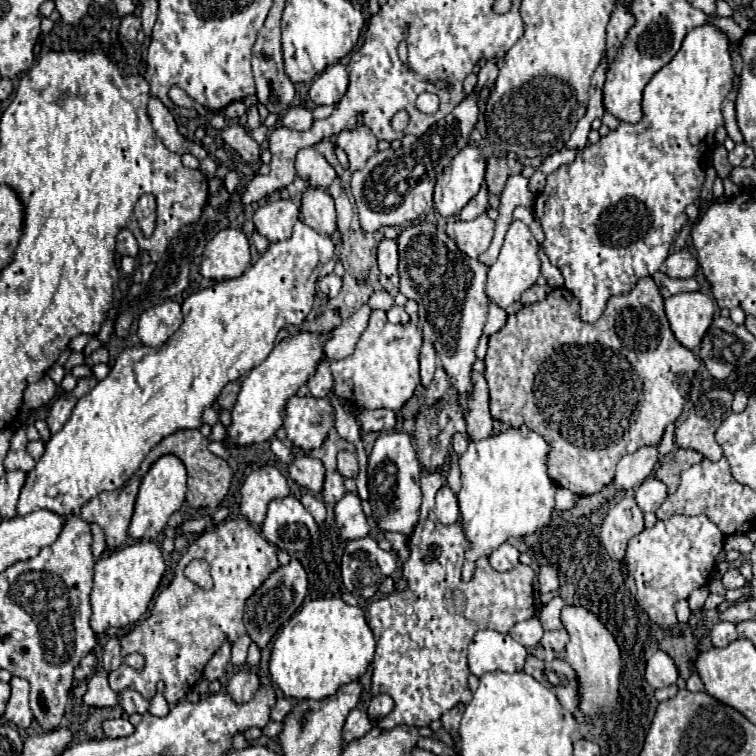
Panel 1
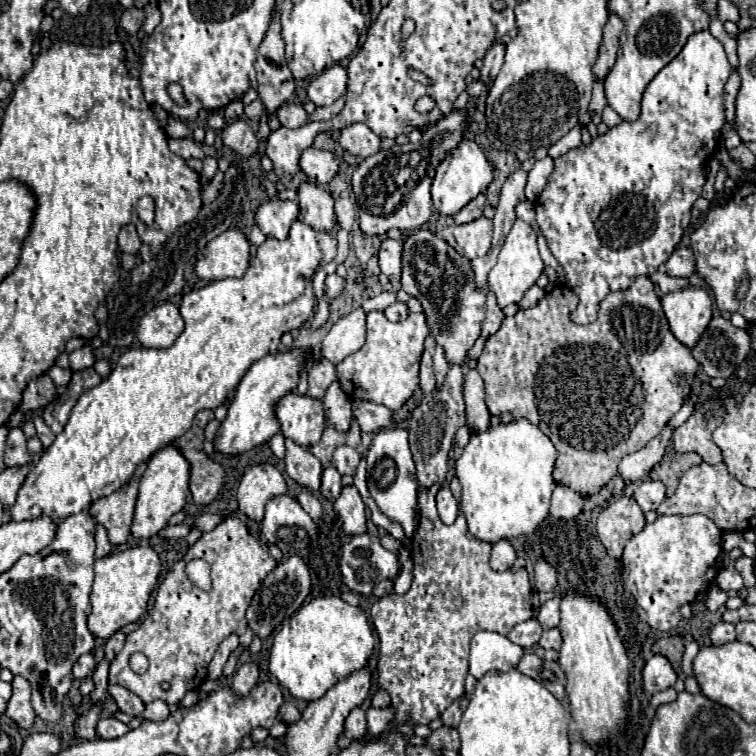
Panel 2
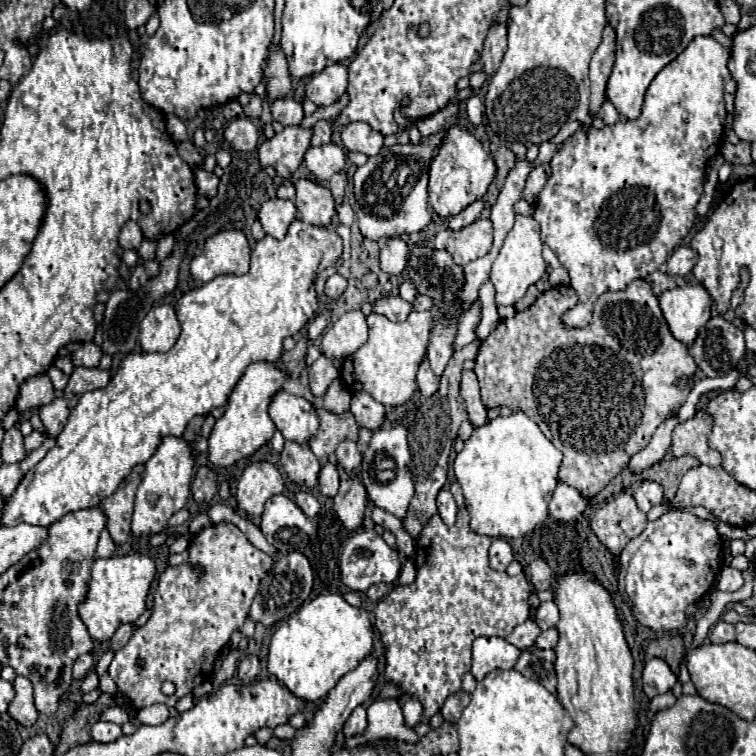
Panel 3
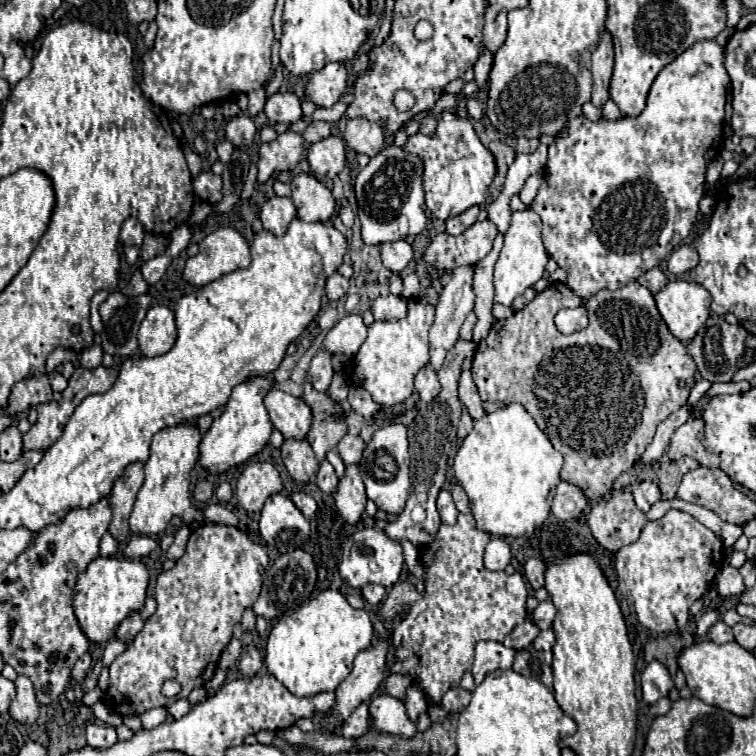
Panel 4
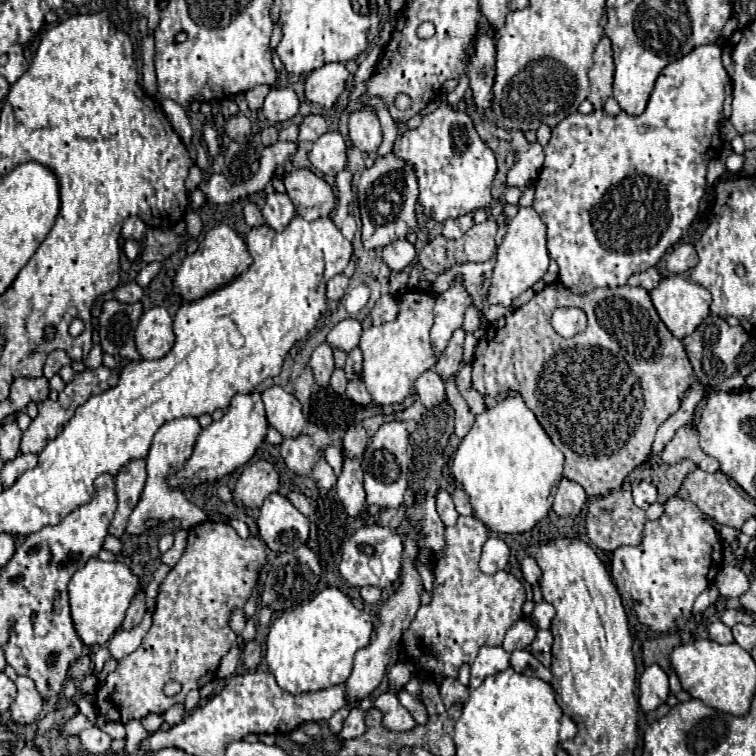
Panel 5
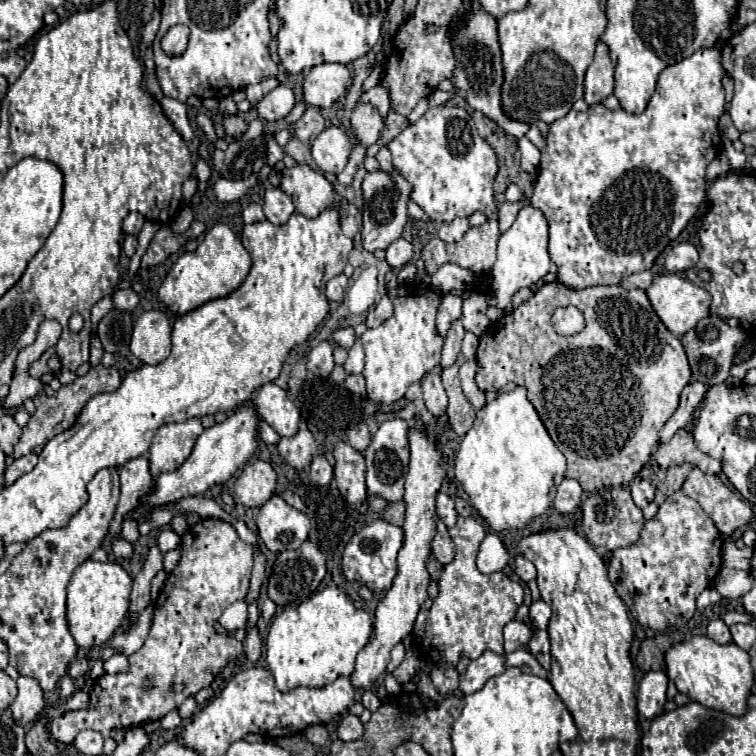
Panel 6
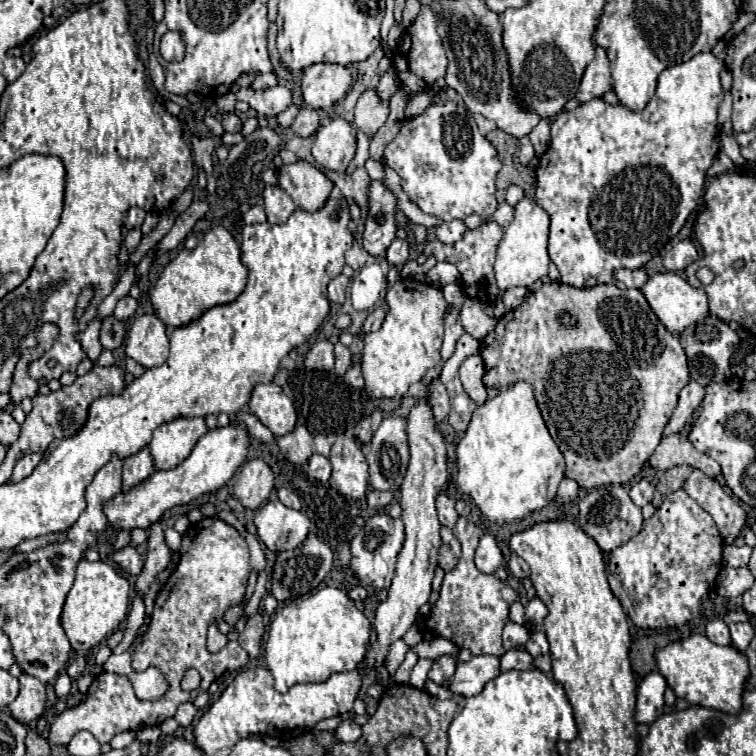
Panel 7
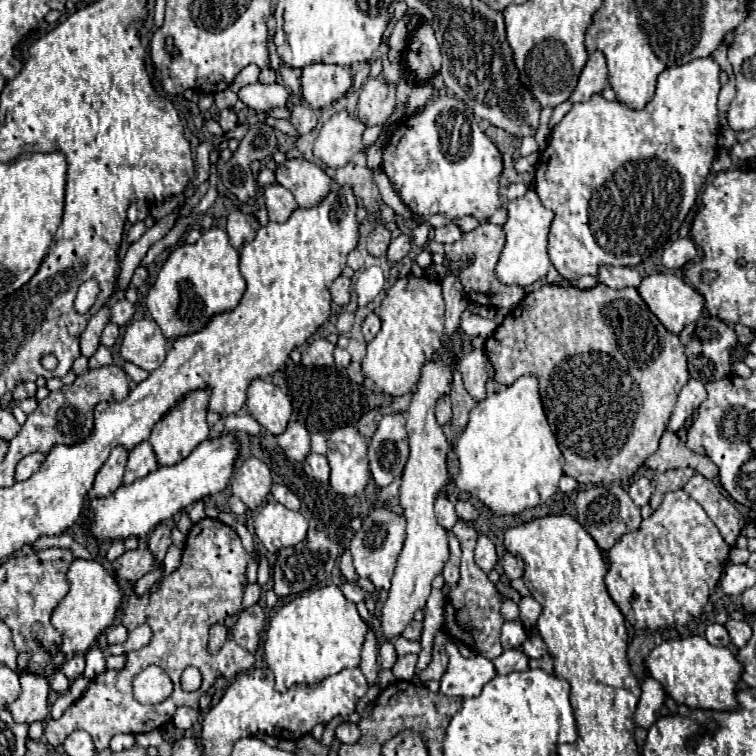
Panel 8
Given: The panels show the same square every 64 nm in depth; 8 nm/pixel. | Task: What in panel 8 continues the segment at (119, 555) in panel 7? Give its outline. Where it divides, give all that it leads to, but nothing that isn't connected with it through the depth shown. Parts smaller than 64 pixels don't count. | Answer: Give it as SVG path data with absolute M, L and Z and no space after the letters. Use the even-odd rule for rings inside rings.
M126 550L122 556L118 556L112 562L112 568L116 570L116 576L122 580L136 582L144 574L154 570L154 558L150 550Z

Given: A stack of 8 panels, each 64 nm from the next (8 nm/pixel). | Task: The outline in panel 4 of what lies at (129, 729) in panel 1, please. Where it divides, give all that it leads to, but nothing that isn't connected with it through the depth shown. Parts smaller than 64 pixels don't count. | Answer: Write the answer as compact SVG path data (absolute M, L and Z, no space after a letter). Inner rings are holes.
M90 724L86 728L86 740L88 740L88 746L92 748L110 748L112 744L118 742L116 738L116 728L114 726L96 726L96 724Z

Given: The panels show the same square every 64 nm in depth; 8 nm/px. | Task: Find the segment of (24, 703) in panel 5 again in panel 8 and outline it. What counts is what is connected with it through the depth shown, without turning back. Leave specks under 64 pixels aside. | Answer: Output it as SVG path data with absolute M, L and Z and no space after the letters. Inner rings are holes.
M30 672L20 674L22 694L8 706L10 714L20 724L32 724L36 720L44 720L48 716L48 682Z

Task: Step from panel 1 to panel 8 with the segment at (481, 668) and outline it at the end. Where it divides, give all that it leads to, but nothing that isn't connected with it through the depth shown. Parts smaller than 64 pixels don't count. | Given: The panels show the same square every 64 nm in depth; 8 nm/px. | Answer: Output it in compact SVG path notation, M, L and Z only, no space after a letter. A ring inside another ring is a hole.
M474 654L472 658L464 658L460 656L450 656L450 662L448 662L448 670L446 674L442 676L440 680L440 692L446 694L446 696L462 696L462 698L470 698L470 696L478 696L482 692L482 686L492 680L496 676L496 668L494 668L494 662L480 656L480 654Z

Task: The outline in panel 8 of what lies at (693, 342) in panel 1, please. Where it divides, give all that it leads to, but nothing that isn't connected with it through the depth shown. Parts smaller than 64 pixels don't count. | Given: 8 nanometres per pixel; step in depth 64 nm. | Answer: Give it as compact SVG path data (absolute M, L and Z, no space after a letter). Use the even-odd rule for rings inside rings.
M652 274L638 286L640 296L668 332L680 334L704 310L704 296L674 274Z

